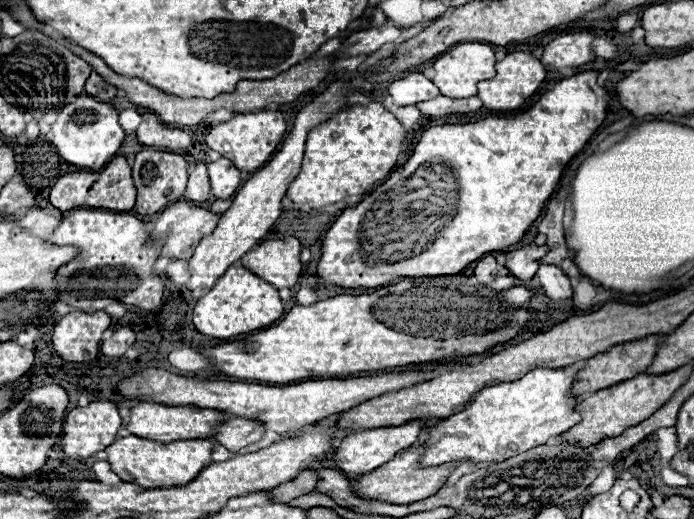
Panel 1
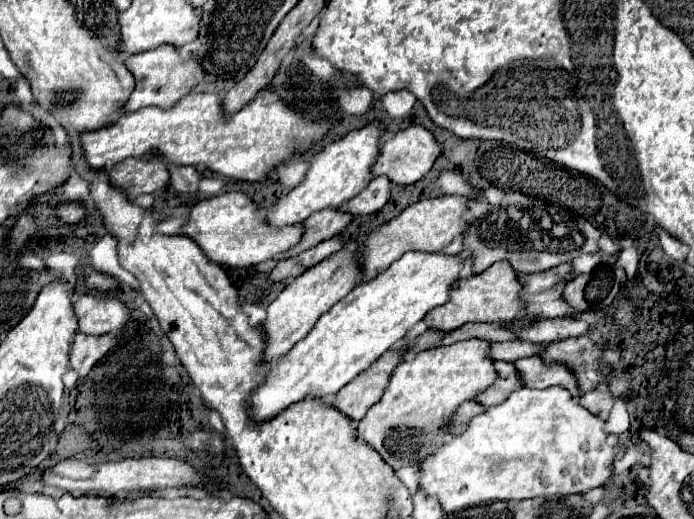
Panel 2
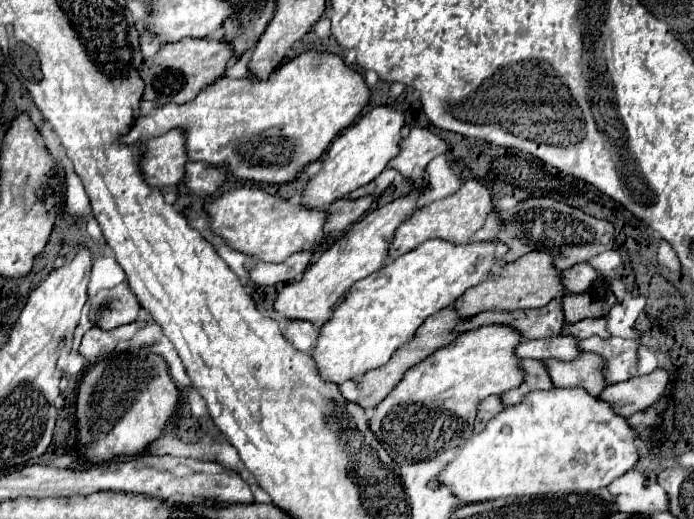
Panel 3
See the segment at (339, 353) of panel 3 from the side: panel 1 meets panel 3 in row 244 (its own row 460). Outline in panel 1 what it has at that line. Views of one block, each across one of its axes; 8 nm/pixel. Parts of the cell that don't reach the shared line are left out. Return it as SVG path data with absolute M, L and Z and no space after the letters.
M536 368L520 380L480 390L462 412L440 420L428 430L420 466L428 468L450 462L498 464L524 450L546 444L548 438L580 422L580 414L574 412L576 398L570 394L572 382L572 368Z

